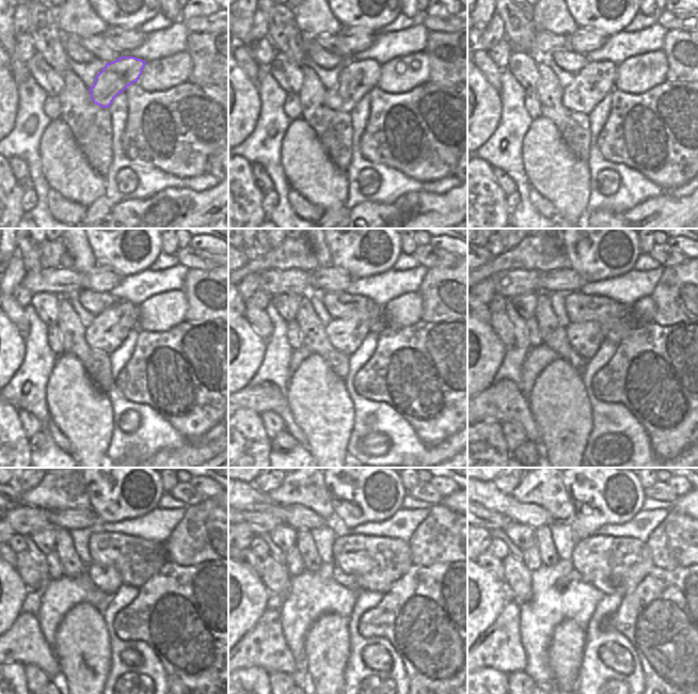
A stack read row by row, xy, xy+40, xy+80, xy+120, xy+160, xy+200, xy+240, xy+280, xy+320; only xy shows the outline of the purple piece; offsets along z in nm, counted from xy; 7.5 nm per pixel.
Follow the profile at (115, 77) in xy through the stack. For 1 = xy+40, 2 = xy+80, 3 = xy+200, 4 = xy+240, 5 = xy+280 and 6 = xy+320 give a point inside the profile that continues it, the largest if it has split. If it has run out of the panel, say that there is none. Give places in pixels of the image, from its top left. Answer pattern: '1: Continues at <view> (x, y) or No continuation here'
1: Continues at xy+40 (357, 78)
2: Continues at xy+80 (597, 79)
3: Continues at xy+200 (586, 337)
4: Continues at xy+240 (107, 579)
5: Continues at xy+280 (338, 576)
6: Continues at xy+320 (561, 584)

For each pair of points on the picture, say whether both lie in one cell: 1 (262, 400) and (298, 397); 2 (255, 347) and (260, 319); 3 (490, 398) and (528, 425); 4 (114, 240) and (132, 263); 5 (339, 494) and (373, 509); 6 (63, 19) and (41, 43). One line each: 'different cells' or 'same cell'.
1: different cells
2: different cells
3: same cell
4: same cell
5: same cell
6: different cells

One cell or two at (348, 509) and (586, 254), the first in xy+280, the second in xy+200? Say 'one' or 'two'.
one

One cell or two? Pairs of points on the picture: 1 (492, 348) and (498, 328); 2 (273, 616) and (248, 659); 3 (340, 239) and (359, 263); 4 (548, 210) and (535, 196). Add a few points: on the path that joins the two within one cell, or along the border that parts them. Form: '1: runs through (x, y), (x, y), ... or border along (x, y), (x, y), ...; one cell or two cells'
1: border along (489, 324), (506, 347); two cells
2: runs through (268, 627), (264, 642), (257, 648); one cell
3: runs through (346, 245), (352, 251), (353, 257); one cell
4: runs through (544, 207), (537, 200); one cell

